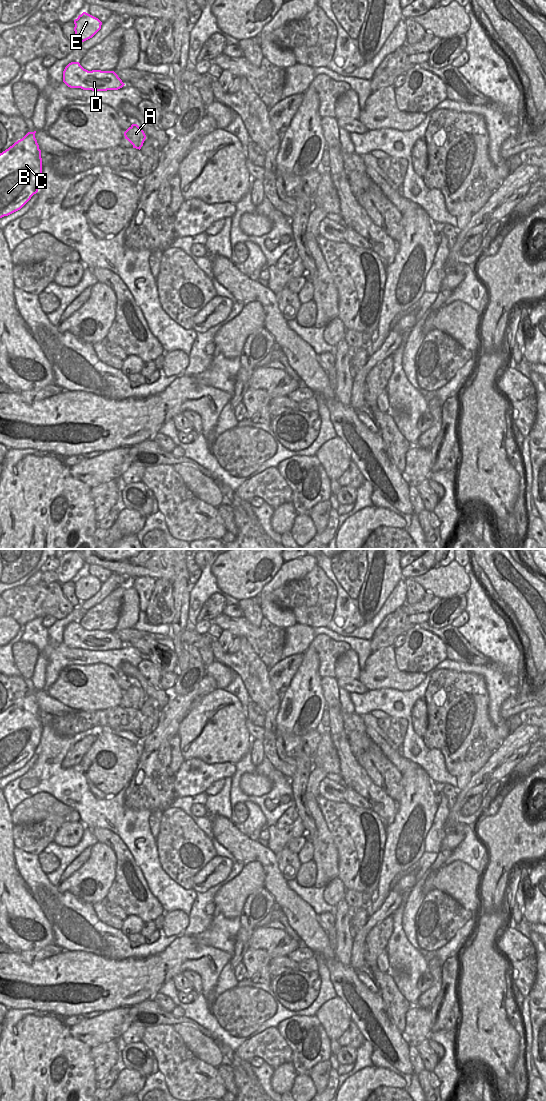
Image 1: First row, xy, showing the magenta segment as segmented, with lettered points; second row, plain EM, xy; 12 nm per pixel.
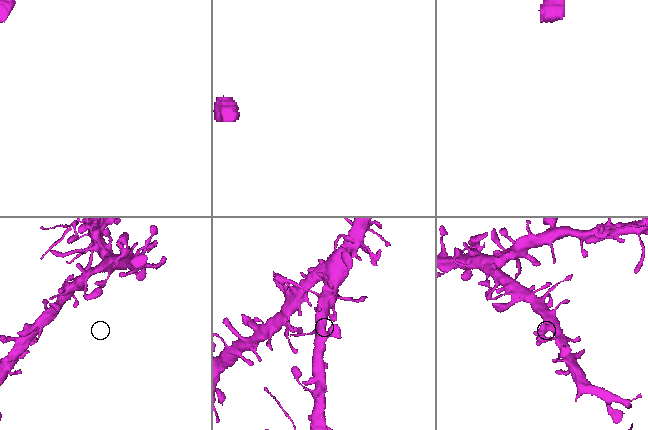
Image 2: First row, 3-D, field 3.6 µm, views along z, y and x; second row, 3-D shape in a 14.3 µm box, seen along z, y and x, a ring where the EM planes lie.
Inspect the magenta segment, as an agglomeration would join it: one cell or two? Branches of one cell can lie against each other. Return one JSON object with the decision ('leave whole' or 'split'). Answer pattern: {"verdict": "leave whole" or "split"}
{"verdict": "leave whole"}

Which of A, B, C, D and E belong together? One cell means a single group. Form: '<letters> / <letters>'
A B C D E

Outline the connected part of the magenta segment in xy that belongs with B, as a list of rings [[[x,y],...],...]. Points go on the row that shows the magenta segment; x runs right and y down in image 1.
[[[34,132],[0,153],[0,218],[20,210],[38,192],[42,176],[41,150]]]

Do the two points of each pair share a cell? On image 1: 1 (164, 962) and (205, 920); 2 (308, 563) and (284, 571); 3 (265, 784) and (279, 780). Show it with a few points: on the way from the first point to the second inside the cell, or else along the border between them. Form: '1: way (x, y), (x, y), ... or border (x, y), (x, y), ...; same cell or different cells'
1: border (182, 934), (193, 937); different cells
2: way (302, 566), (290, 570); same cell
3: border (250, 773), (266, 776), (272, 784), (271, 790); different cells

